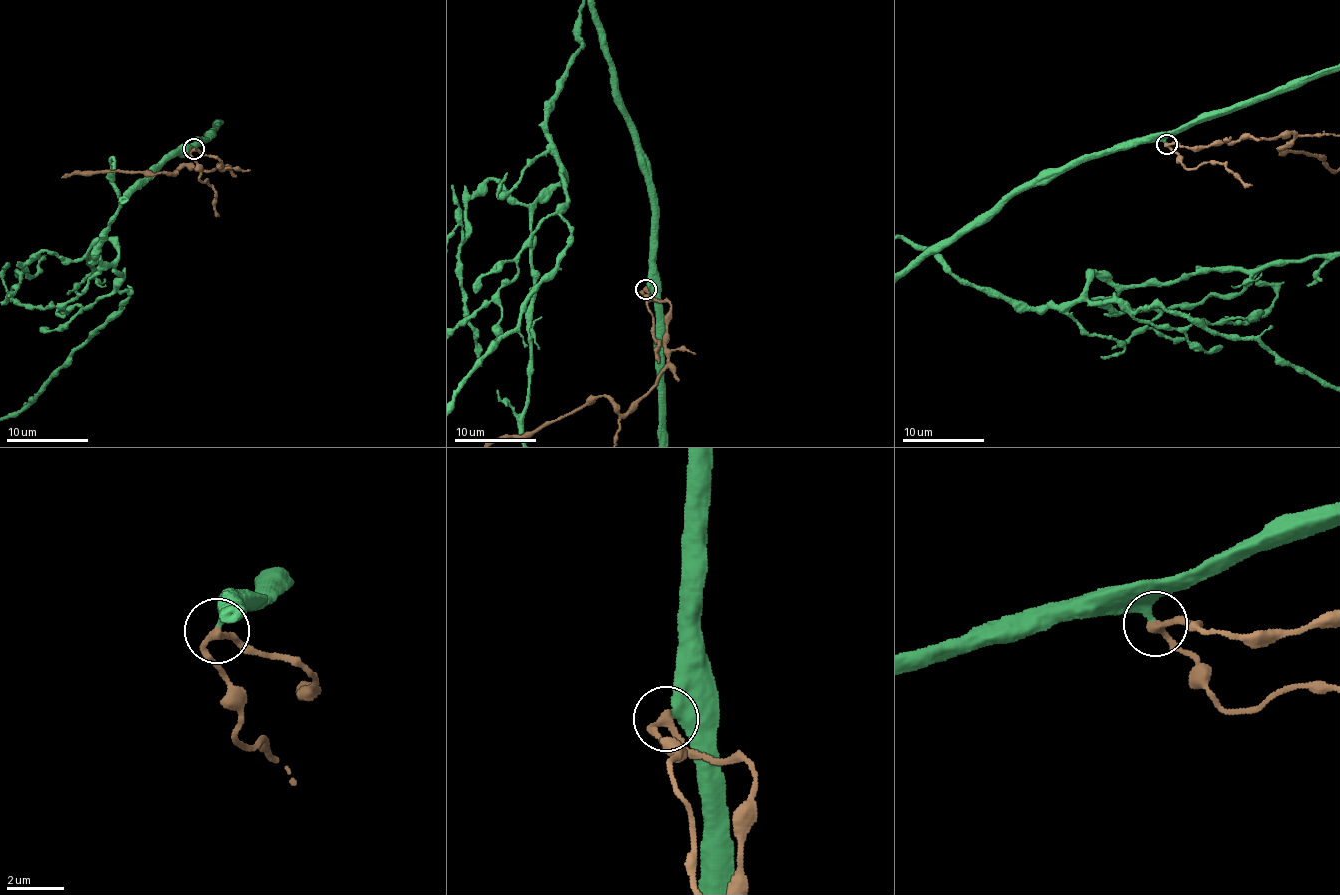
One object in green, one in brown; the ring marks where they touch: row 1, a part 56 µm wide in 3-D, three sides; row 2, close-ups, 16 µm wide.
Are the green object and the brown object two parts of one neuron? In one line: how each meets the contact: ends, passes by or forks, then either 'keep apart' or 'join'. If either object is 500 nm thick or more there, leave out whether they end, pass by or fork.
green ends there; brown passes by; join

